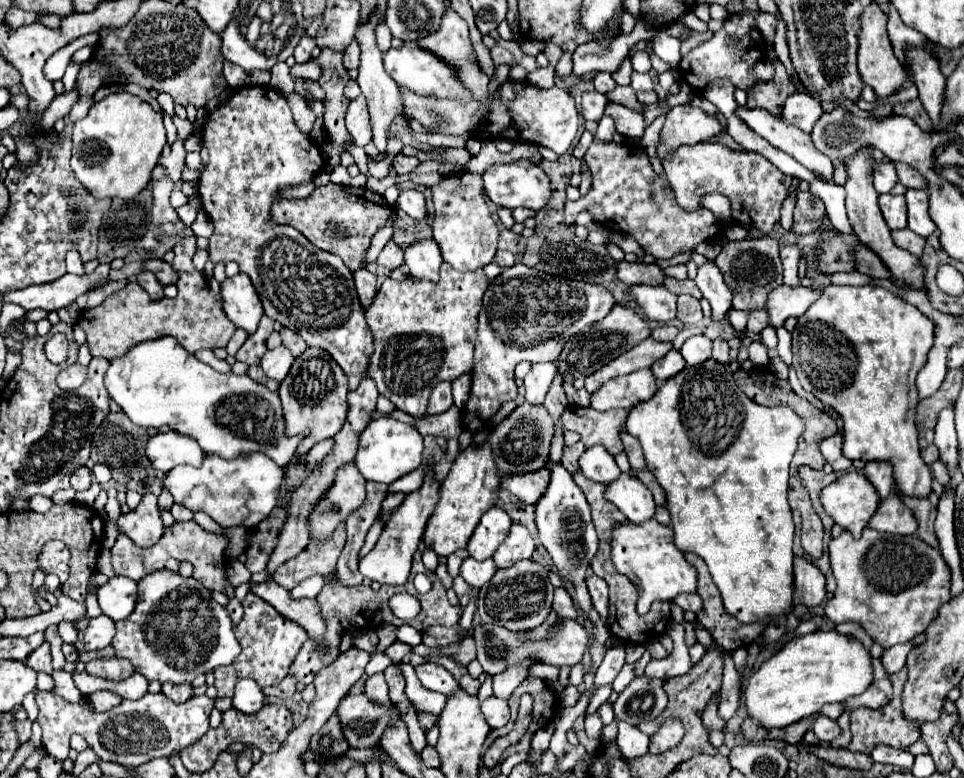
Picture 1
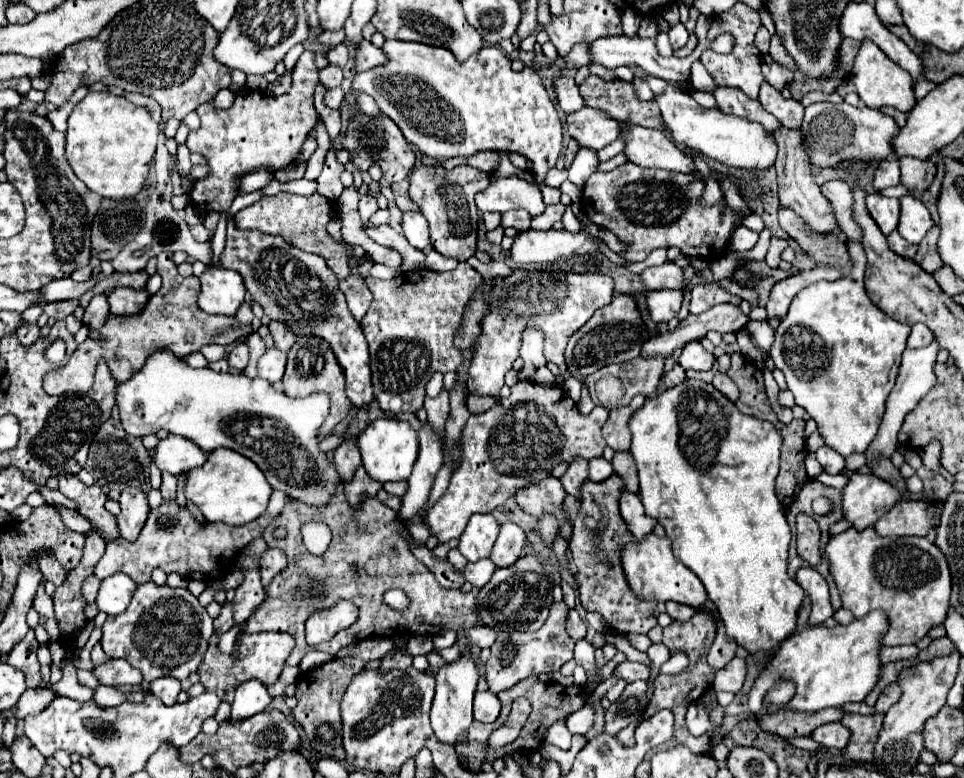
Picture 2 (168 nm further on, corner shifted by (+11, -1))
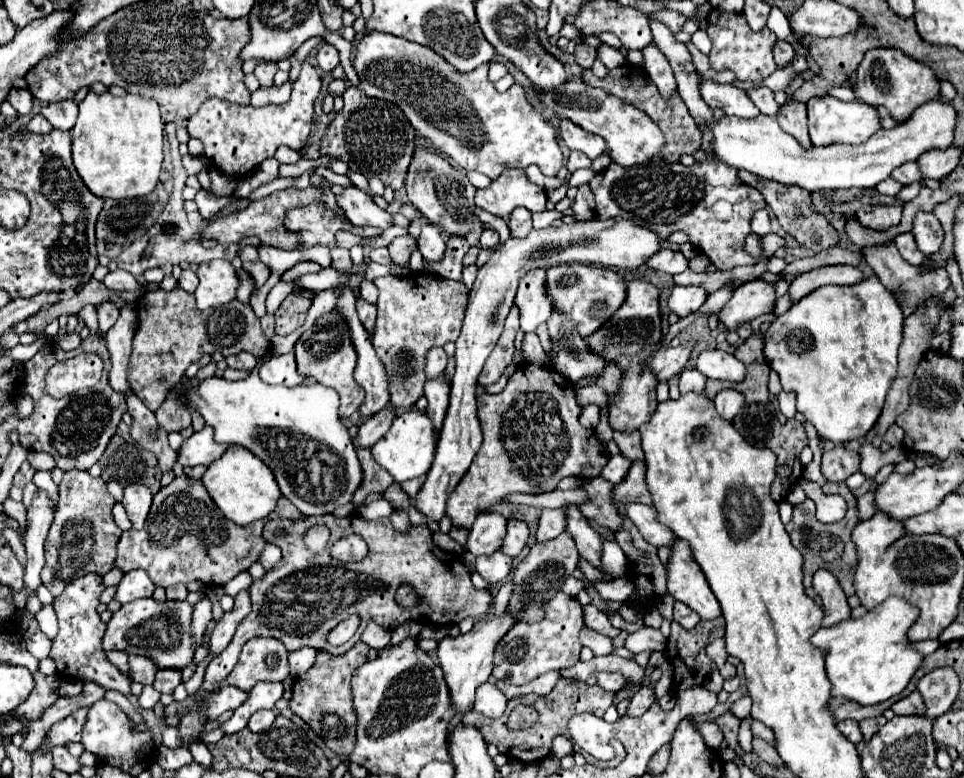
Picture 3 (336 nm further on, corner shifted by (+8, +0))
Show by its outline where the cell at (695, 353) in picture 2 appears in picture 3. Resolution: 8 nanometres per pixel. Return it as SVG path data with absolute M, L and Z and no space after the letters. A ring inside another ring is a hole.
M708 349L698 355L696 369L708 377L718 381L732 381L740 383L746 377L746 367L728 351L722 349Z

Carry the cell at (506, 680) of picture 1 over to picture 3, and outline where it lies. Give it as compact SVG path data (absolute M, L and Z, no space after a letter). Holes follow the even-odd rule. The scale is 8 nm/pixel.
M562 591L554 599L546 603L546 615L538 623L522 623L518 621L498 643L494 657L494 679L506 681L512 685L524 685L536 679L542 673L558 671L574 665L580 659L580 639L578 633L584 627L582 605L576 597L568 597Z

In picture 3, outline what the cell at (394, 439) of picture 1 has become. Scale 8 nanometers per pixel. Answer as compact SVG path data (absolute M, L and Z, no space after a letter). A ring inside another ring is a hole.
M408 409L402 415L398 415L390 431L378 443L372 445L372 455L394 477L394 481L404 483L408 479L428 473L434 459L434 449L436 449L436 429L430 417L424 411Z

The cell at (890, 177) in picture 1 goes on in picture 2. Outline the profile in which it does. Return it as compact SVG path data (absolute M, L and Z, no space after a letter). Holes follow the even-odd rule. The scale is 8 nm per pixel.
M883 160L875 168L873 190L881 192L883 188L889 188L889 186L895 186L895 184L899 184L899 164L897 164L897 160Z

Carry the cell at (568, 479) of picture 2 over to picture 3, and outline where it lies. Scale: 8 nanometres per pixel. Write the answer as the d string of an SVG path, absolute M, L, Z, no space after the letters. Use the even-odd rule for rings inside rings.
M594 477L592 481L584 483L582 487L590 495L590 501L580 505L580 511L584 513L584 517L594 519L602 527L618 531L618 527L622 527L622 515L618 513L618 509L614 507L614 501L612 501L614 485L602 477Z

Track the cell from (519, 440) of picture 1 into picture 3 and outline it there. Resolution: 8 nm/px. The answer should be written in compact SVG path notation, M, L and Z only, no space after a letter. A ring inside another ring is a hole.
M534 363L520 365L512 377L508 377L508 385L498 395L482 393L478 395L478 419L484 433L484 443L476 453L470 469L458 483L456 491L452 491L446 513L452 517L452 523L458 527L470 529L476 515L486 511L488 507L502 501L508 493L548 493L554 491L558 481L564 477L598 477L608 457L602 451L602 445L594 431L588 431L580 425L580 405L576 403L572 383L562 377L552 367L540 367Z

